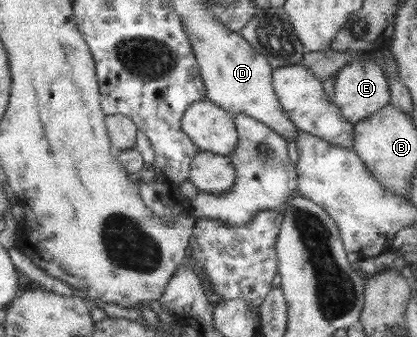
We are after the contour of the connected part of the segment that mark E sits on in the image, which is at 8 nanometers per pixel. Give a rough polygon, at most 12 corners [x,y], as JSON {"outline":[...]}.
{"outline":[[352,60],[333,99],[357,124],[392,104],[389,77],[374,60]]}

